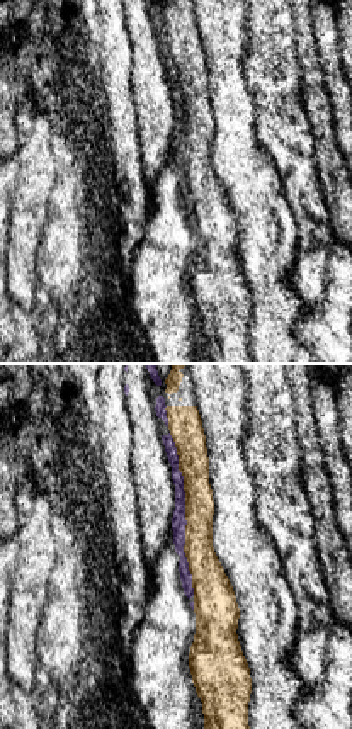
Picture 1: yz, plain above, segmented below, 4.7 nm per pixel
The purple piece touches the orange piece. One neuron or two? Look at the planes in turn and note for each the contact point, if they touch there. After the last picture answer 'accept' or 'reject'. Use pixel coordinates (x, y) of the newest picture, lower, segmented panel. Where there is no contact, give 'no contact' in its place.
meets purple at (184, 515)

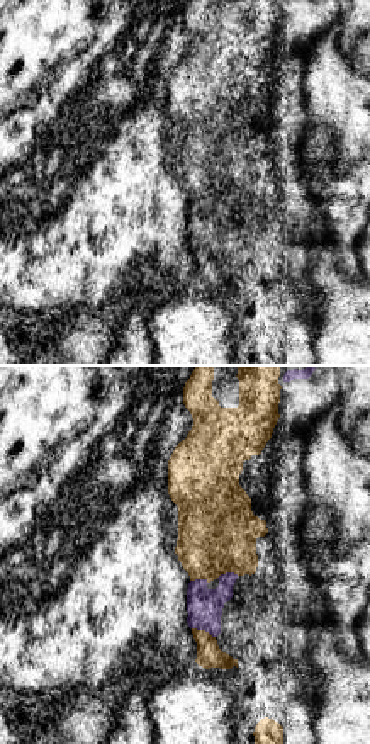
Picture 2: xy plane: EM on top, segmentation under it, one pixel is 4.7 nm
meets purple at (204, 629)

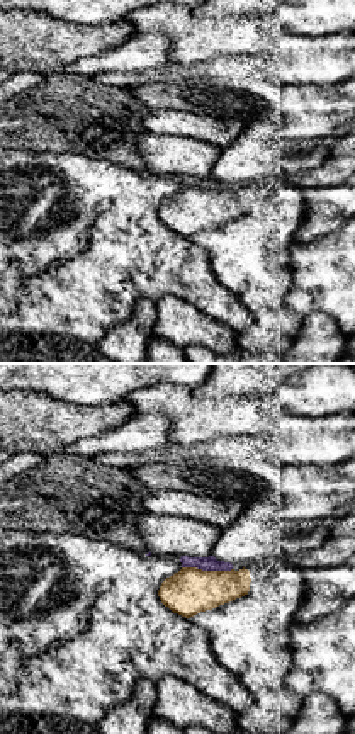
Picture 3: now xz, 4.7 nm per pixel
meets purple at (208, 570)

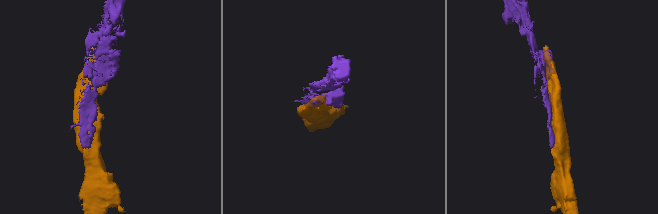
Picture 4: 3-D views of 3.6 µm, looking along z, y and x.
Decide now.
accept

